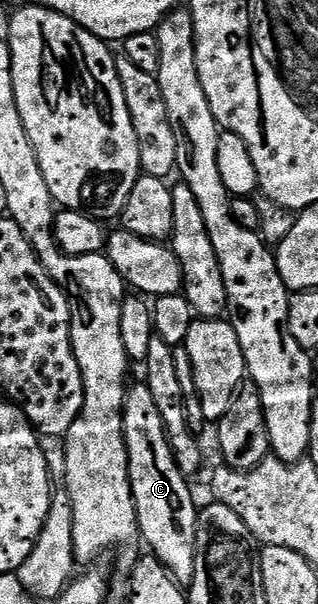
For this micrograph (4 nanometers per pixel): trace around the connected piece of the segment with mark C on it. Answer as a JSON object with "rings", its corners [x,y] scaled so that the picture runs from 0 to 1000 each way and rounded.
{"rings":[[[453,632],[396,641],[387,705],[440,892],[456,892],[469,899],[465,912],[513,930],[572,969],[591,970],[607,965],[613,944],[623,843],[582,843],[594,834],[597,796],[550,765],[513,692],[500,692],[500,672],[487,672],[487,659],[475,659],[475,646]]]}

